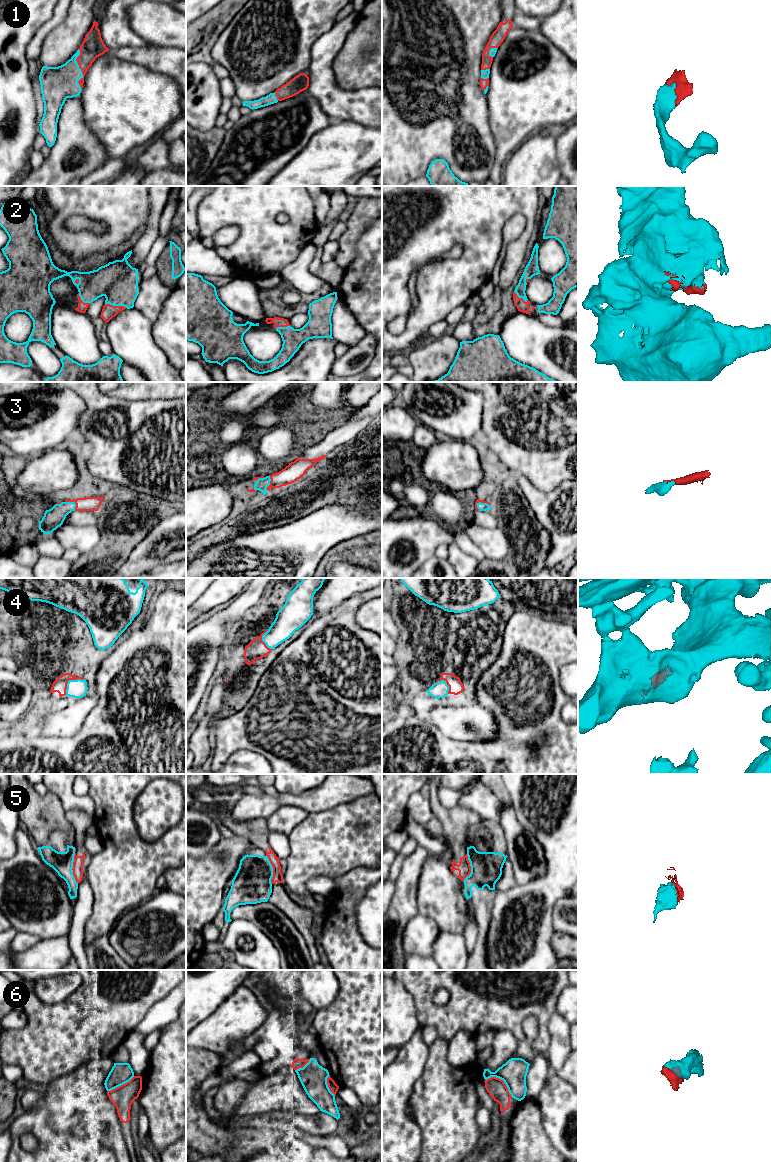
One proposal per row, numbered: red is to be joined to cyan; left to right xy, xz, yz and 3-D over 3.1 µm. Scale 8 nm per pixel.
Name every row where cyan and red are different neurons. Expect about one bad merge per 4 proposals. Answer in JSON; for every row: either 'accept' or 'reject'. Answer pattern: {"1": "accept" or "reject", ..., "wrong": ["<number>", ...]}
{"1": "accept", "2": "accept", "3": "accept", "4": "accept", "5": "reject", "6": "reject", "wrong": ["5", "6"]}

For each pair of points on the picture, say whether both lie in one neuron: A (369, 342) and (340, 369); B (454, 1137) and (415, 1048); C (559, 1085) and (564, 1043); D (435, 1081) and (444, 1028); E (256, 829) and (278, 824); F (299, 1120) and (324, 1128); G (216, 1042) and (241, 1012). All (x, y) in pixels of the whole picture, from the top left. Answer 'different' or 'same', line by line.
A: same
B: different
C: different
D: different
E: different
F: same
G: same

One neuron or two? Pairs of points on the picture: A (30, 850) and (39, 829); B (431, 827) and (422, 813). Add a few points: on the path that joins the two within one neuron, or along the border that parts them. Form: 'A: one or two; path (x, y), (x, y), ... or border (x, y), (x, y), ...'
A: two; border (21, 826), (27, 831), (45, 862)
B: two; border (434, 816), (422, 824)

